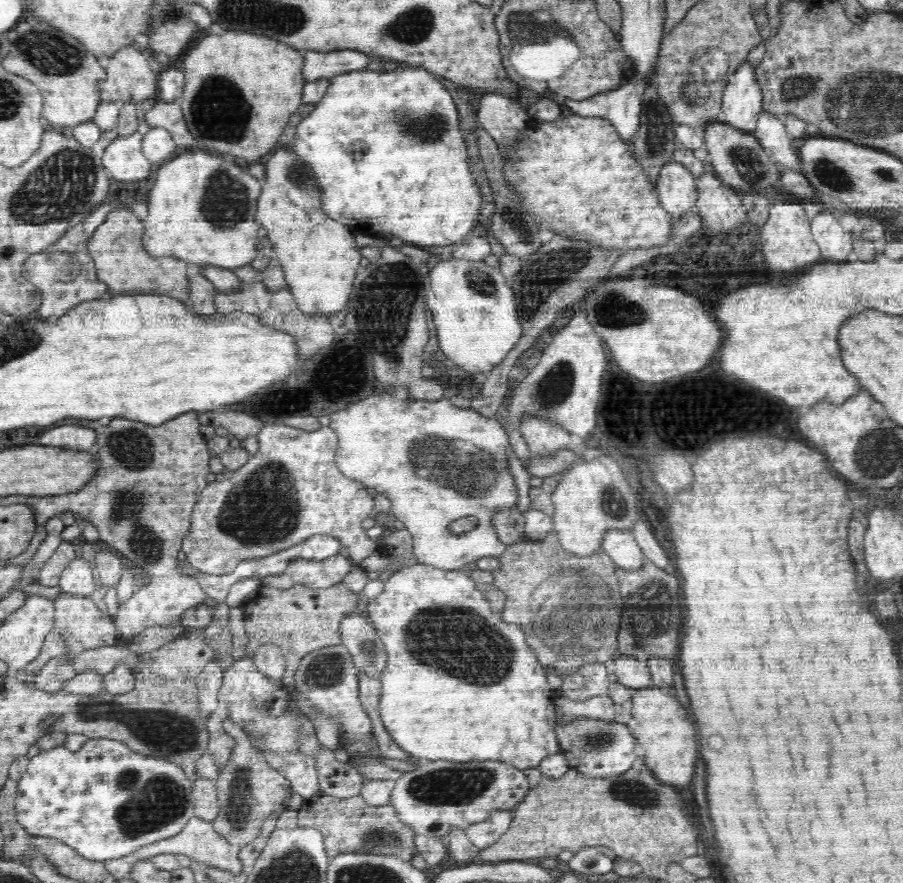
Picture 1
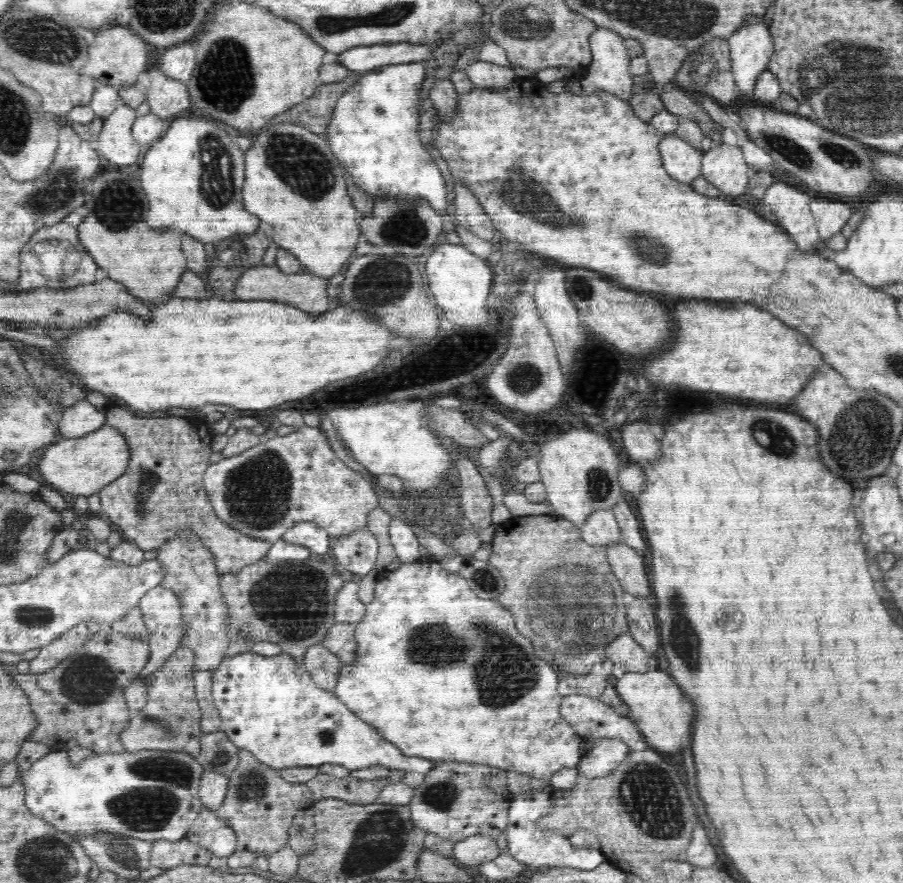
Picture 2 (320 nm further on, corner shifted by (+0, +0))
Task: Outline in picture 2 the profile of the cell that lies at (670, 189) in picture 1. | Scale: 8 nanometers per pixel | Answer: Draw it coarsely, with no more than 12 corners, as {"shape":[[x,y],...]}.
{"shape":[[676,133],[659,142],[663,168],[679,184],[701,175],[700,148]]}

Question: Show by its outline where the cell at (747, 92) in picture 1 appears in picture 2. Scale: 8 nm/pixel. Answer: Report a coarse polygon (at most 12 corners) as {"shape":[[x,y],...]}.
{"shape":[[764,19],[729,38],[737,101],[751,101],[774,54]]}

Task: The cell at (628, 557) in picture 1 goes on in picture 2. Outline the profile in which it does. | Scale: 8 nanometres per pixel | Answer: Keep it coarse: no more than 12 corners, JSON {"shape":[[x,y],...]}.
{"shape":[[611,510],[592,514],[577,527],[589,546],[621,540]]}

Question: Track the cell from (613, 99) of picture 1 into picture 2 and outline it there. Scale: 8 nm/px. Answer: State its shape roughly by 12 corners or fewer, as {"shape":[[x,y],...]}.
{"shape":[[604,27],[589,37],[584,93],[636,92],[624,37]]}

